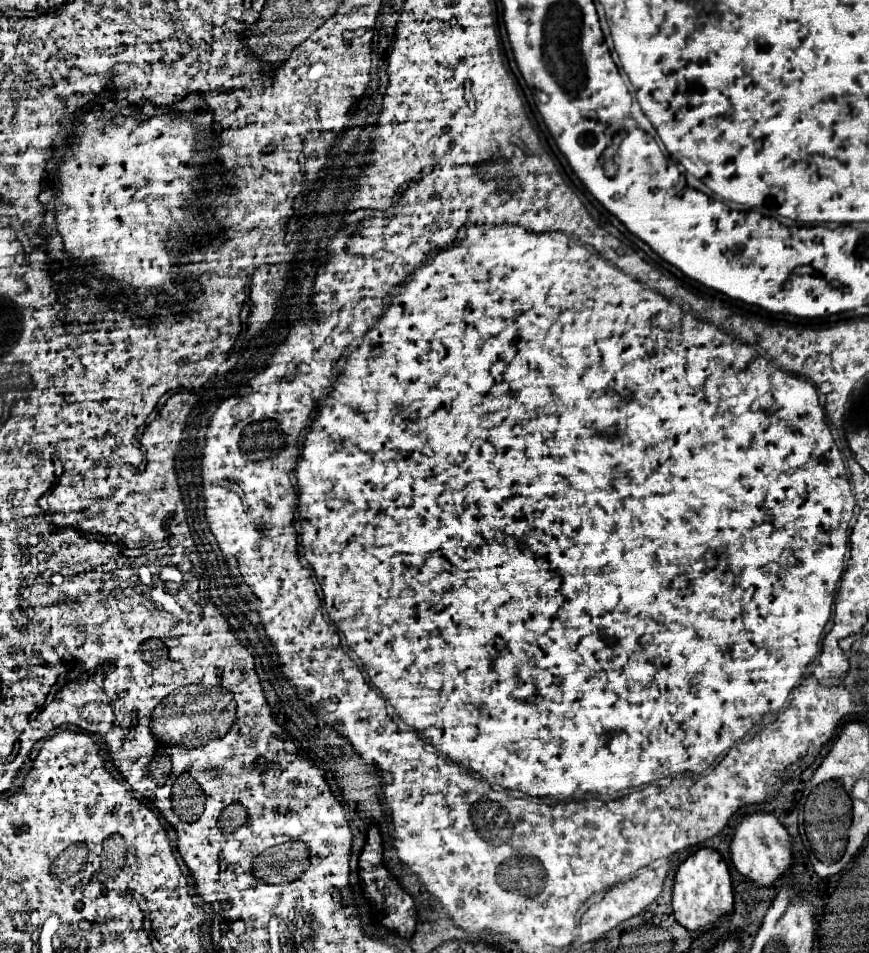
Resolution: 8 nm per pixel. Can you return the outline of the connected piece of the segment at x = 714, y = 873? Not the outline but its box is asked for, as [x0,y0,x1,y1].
[672,847,734,931]

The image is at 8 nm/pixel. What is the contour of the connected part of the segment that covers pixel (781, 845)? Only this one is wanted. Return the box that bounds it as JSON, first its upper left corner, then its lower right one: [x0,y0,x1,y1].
[730,811,792,887]

